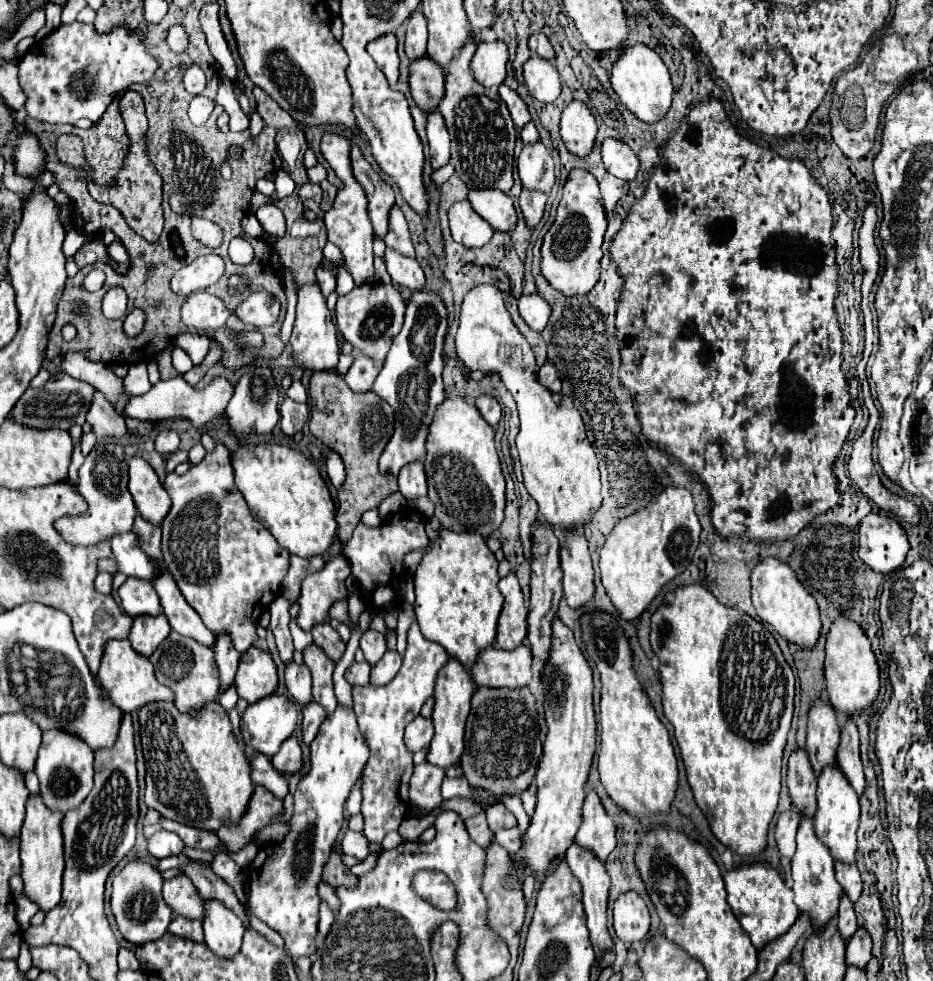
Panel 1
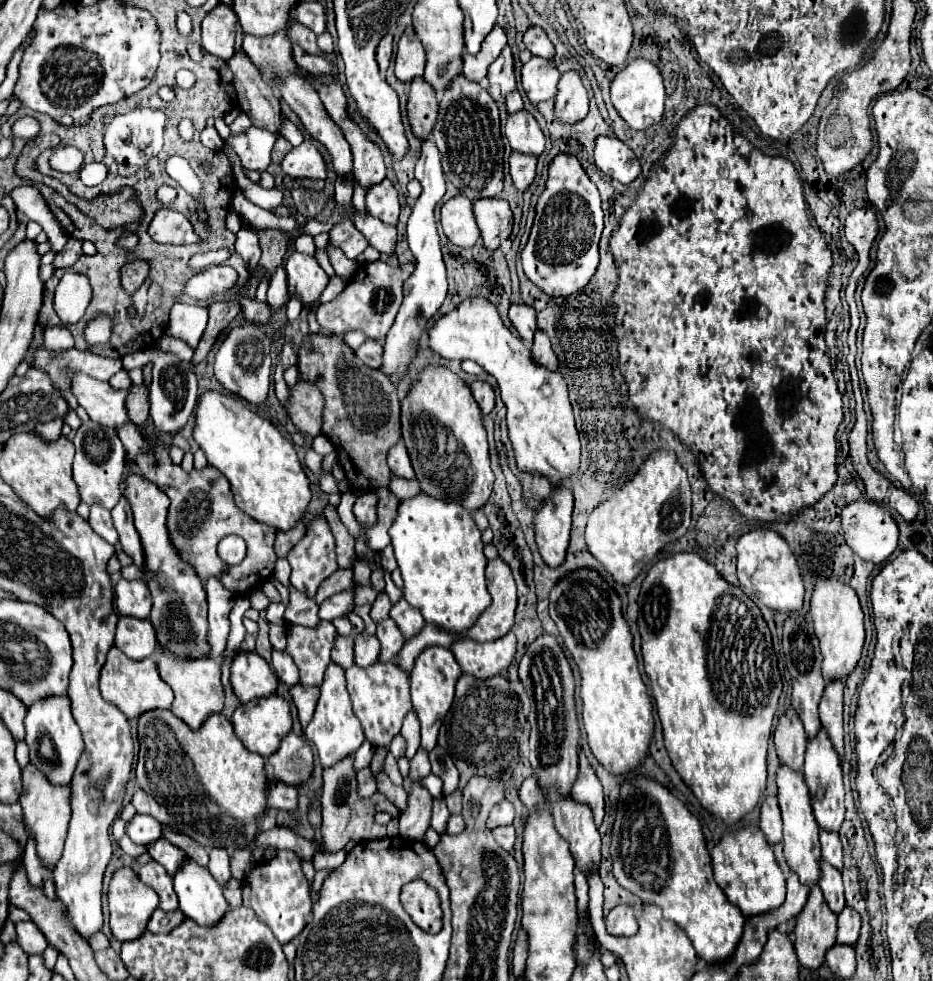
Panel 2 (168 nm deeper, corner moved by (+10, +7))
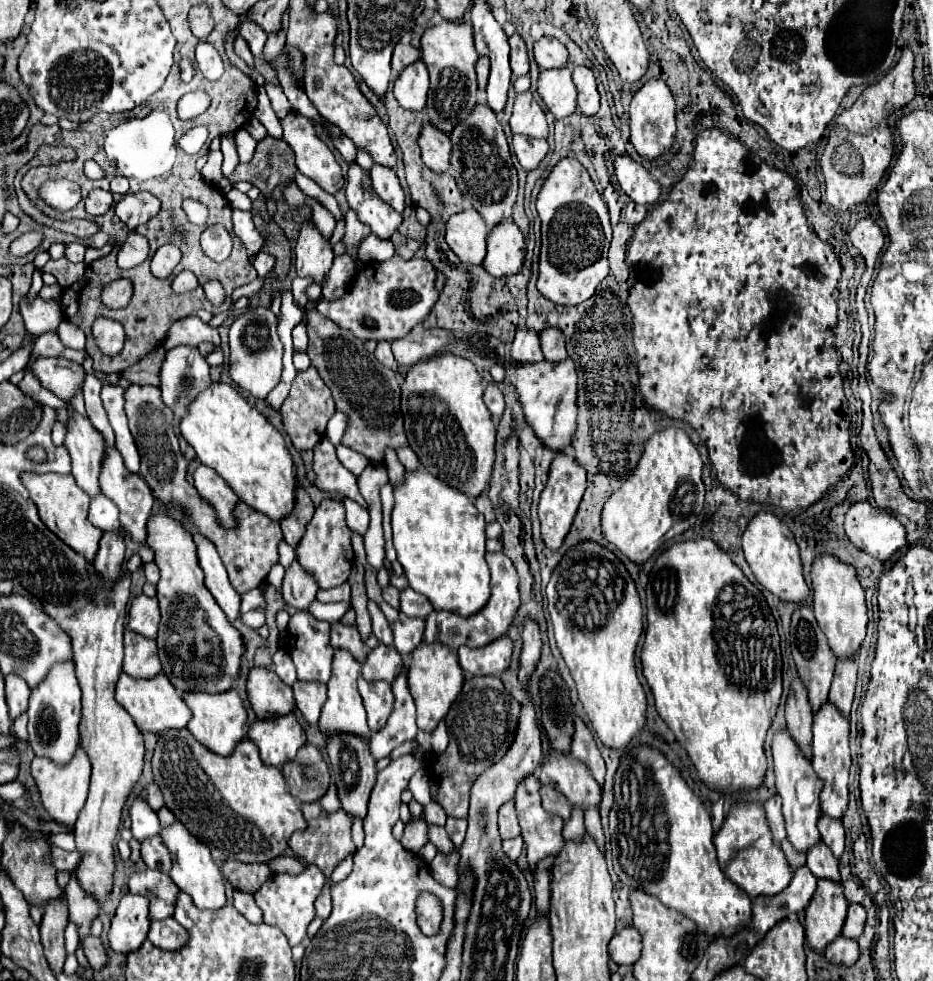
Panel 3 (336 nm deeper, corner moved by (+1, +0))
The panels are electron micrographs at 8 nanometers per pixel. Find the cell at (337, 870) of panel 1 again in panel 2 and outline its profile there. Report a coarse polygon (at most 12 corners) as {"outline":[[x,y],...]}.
{"outline":[[352,756],[324,770],[322,852],[380,839],[384,796],[358,798]]}

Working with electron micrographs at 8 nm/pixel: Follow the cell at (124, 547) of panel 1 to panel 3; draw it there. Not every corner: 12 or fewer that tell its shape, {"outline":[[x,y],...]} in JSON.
{"outline":[[103,493],[89,503],[89,521],[99,529],[119,527],[119,509]]}

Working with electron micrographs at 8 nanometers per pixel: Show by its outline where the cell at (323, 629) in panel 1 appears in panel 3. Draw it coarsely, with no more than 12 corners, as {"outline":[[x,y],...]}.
{"outline":[[297,559],[287,567],[281,593],[307,611],[319,585]]}

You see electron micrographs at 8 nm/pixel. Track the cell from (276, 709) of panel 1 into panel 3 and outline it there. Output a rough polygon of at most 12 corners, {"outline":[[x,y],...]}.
{"outline":[[293,713],[257,719],[247,735],[279,769],[305,745]]}

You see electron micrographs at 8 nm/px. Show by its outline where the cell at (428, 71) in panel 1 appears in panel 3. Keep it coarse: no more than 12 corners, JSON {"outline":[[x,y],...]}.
{"outline":[[423,125],[419,147],[423,163],[445,173],[451,167],[449,137]]}

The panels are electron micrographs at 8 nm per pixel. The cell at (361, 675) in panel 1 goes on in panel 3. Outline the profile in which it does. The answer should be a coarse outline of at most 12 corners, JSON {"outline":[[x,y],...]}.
{"outline":[[331,625],[331,645],[349,649],[361,663],[365,645],[355,625]]}

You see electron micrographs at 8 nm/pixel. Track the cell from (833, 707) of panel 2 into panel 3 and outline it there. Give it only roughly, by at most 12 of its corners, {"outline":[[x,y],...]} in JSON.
{"outline":[[837,659],[829,701],[849,715],[857,661]]}

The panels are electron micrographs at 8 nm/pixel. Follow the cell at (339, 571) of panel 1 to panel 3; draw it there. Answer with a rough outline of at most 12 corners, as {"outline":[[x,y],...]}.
{"outline":[[323,499],[299,541],[321,589],[347,581],[351,531],[341,499]]}

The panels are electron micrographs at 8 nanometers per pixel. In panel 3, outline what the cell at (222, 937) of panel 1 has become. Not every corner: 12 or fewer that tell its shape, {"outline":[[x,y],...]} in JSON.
{"outline":[[183,823],[161,829],[173,883],[201,909],[227,903],[211,849]]}

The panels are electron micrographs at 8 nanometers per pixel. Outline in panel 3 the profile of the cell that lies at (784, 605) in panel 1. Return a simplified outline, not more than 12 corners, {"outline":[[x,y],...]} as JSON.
{"outline":[[771,511],[743,531],[757,581],[783,601],[803,603],[799,547]]}

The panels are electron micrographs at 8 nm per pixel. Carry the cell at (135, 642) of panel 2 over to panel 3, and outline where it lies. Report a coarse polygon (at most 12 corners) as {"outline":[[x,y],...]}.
{"outline":[[125,631],[123,671],[153,679],[161,673],[153,639]]}

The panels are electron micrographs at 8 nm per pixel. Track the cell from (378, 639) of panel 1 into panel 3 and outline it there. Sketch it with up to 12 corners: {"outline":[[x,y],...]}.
{"outline":[[393,645],[369,651],[363,679],[393,683],[403,669],[403,657]]}

